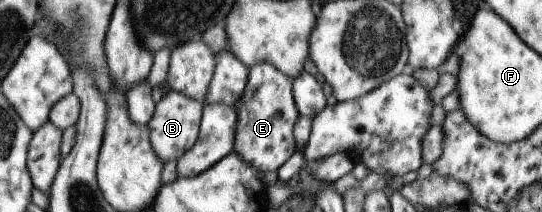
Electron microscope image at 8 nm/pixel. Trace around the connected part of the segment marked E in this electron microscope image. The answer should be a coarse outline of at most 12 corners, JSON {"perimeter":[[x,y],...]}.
{"perimeter":[[248,69],[232,152],[262,173],[296,151],[291,79]]}

